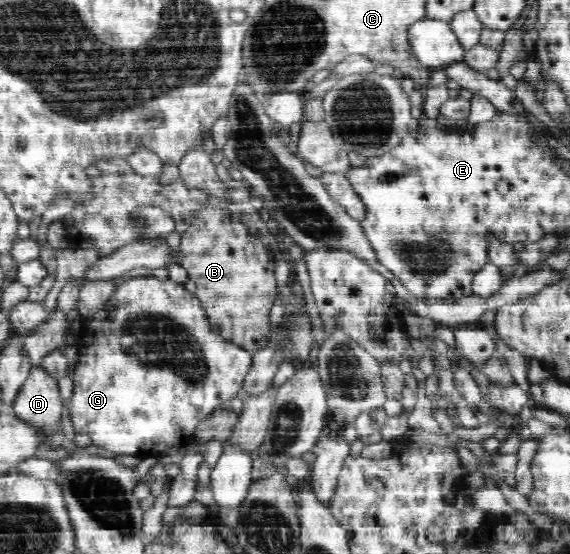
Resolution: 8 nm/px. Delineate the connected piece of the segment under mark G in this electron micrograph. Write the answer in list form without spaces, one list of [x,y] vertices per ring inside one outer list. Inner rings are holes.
[[[154,276],[133,277],[123,284],[117,285],[109,300],[96,311],[93,311],[91,316],[88,316],[81,333],[81,341],[76,344],[76,348],[78,349],[79,361],[73,370],[74,387],[69,404],[74,431],[76,434],[87,434],[95,446],[101,446],[101,448],[105,448],[105,450],[109,450],[116,455],[136,455],[141,461],[149,458],[149,456],[159,457],[170,448],[187,448],[193,441],[197,426],[207,416],[211,416],[219,406],[223,405],[223,402],[235,398],[237,392],[243,388],[245,376],[252,365],[253,355],[243,347],[237,347],[225,340],[217,330],[211,328],[210,320],[205,316],[200,300],[194,292],[189,294],[189,289],[185,288],[183,283],[171,282],[169,278],[163,282],[163,280]]]

